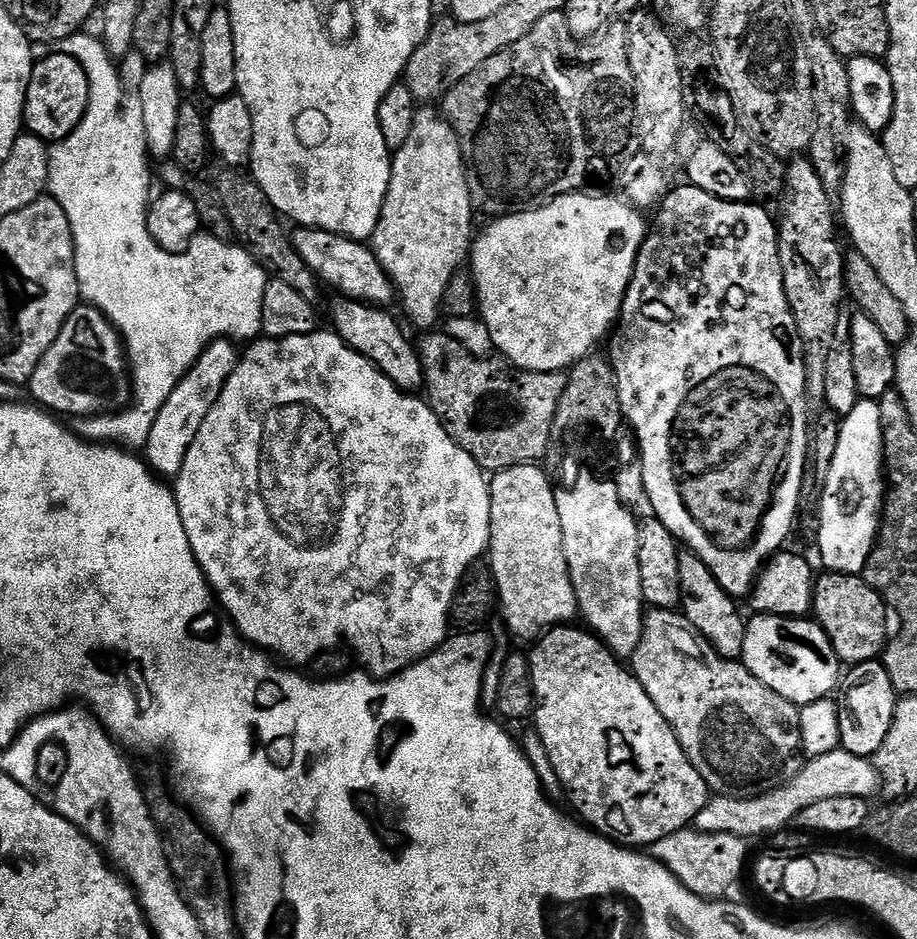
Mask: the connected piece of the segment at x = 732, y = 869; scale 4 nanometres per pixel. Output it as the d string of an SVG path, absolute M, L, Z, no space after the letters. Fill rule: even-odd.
M694 828L676 831L651 845L650 854L683 882L691 893L704 899L721 899L740 878L746 864L747 841L738 835L698 832Z

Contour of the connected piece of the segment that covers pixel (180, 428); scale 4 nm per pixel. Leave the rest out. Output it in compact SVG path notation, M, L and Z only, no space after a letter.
M228 338L212 341L212 345L196 359L194 366L184 375L182 382L174 386L174 394L166 398L166 406L158 410L154 418L154 426L150 430L150 438L142 449L148 467L157 476L175 478L182 470L182 462L186 462L186 450L190 450L190 442L194 442L194 434L198 434L198 426L206 422L206 414L210 414L210 406L218 402L218 394L224 389L224 381L236 368L238 348L236 352L235 346L237 347Z

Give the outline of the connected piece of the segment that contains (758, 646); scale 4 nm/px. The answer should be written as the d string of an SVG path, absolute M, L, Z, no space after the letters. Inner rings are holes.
M763 614L751 618L744 629L742 663L763 684L770 686L770 690L782 694L791 704L803 706L825 699L835 684L837 687L842 662L834 654L834 646L819 623L808 618Z

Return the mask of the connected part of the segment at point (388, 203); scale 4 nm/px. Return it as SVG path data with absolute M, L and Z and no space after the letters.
M424 106L417 111L416 121L412 123L410 136L406 138L406 142L401 148L395 149L392 157L392 173L390 174L390 186L386 190L386 198L382 206L382 214L380 221L376 227L376 233L370 238L371 247L376 253L378 262L382 266L382 270L386 270L386 274L392 279L392 287L395 295L398 297L398 304L404 307L404 312L408 315L408 320L414 327L419 330L432 330L437 327L436 319L441 319L442 305L444 303L444 295L446 294L446 286L450 282L450 278L454 273L461 271L465 267L466 261L470 256L470 249L474 243L474 231L472 232L472 216L474 217L474 209L472 207L472 199L470 198L470 190L468 189L468 176L464 173L464 159L460 150L460 143L456 137L456 132L452 129L452 125L447 119L441 118L432 106Z

